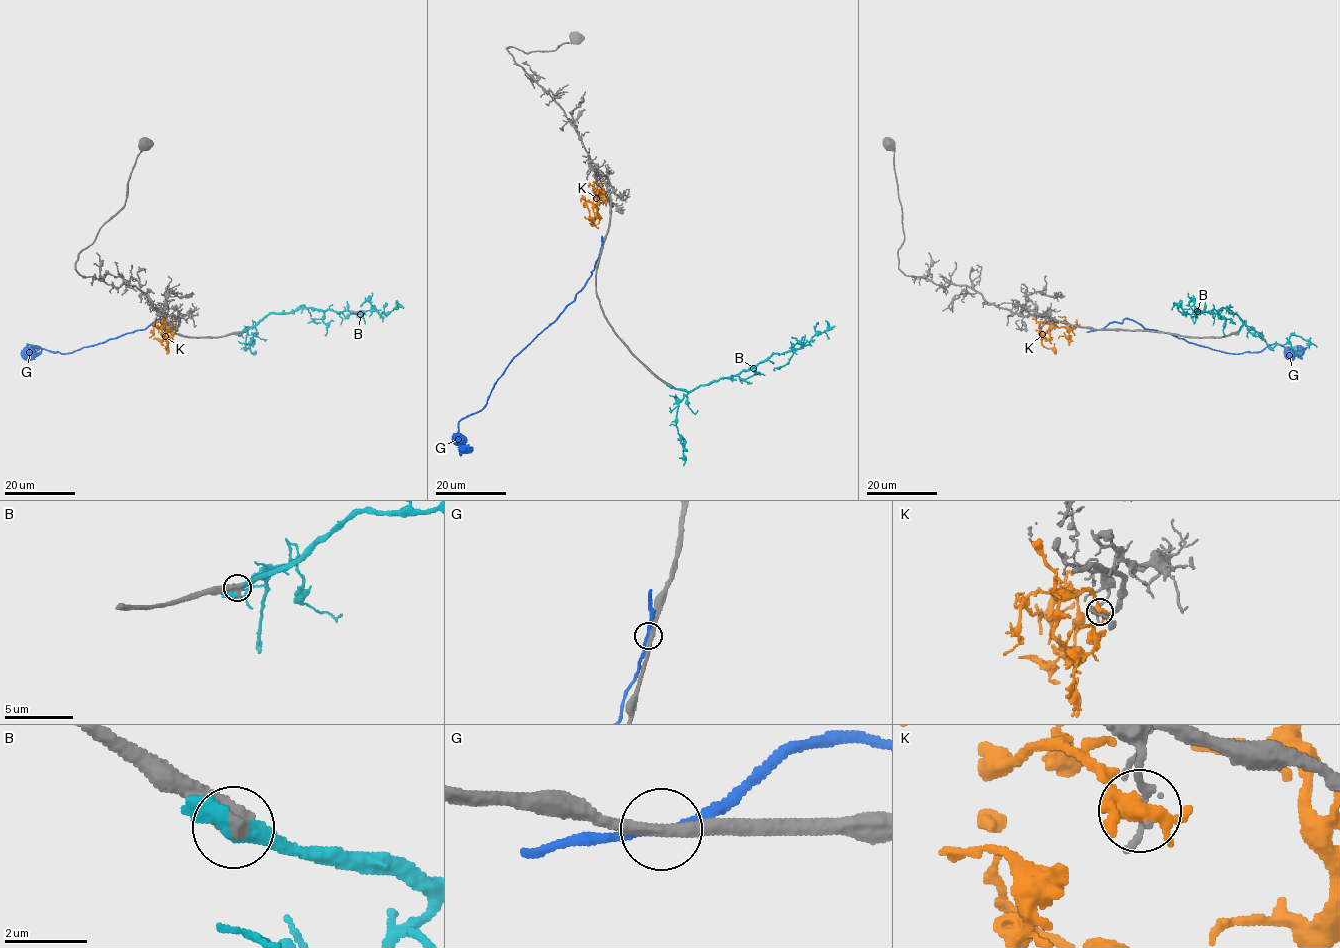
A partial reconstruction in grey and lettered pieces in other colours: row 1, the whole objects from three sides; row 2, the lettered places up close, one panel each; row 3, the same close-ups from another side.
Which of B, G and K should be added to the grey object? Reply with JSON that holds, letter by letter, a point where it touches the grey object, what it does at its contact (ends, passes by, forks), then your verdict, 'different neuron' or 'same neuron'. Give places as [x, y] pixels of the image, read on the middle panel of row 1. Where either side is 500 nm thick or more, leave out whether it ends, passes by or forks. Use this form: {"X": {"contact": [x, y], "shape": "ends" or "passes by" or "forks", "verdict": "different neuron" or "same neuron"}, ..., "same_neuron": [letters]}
{"B": {"contact": [670, 387], "verdict": "same neuron"}, "G": {"contact": [601, 248], "shape": "passes by", "verdict": "different neuron"}, "K": {"contact": [605, 201], "shape": "passes by", "verdict": "different neuron"}, "same_neuron": ["B"]}

